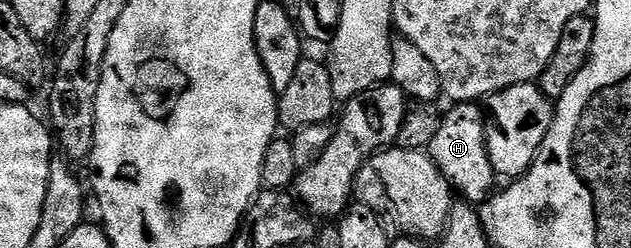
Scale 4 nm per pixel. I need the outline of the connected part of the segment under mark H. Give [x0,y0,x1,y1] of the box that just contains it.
[426,102,498,206]

